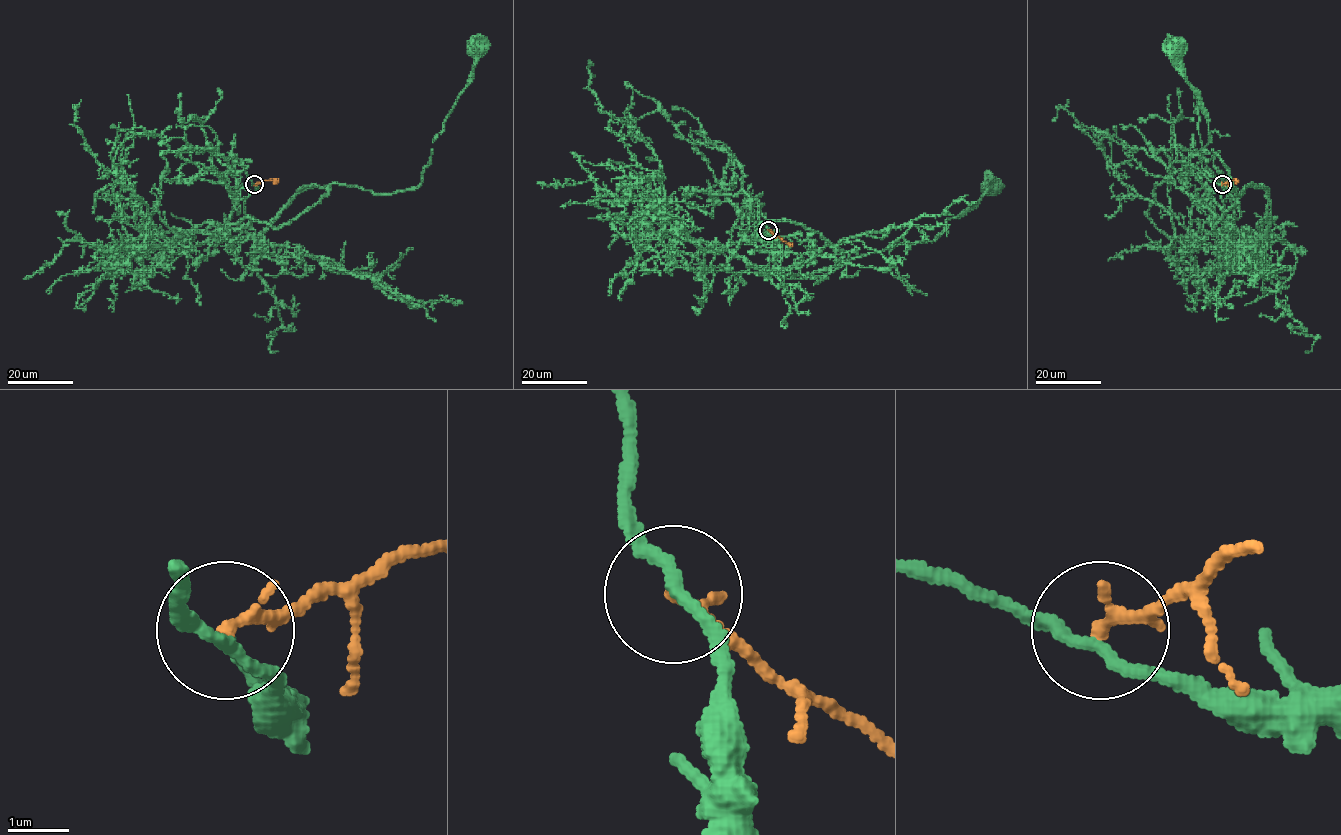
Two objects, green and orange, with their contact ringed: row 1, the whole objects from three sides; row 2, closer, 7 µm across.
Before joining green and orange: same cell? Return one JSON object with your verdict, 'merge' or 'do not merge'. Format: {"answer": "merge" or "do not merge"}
{"answer": "do not merge"}

